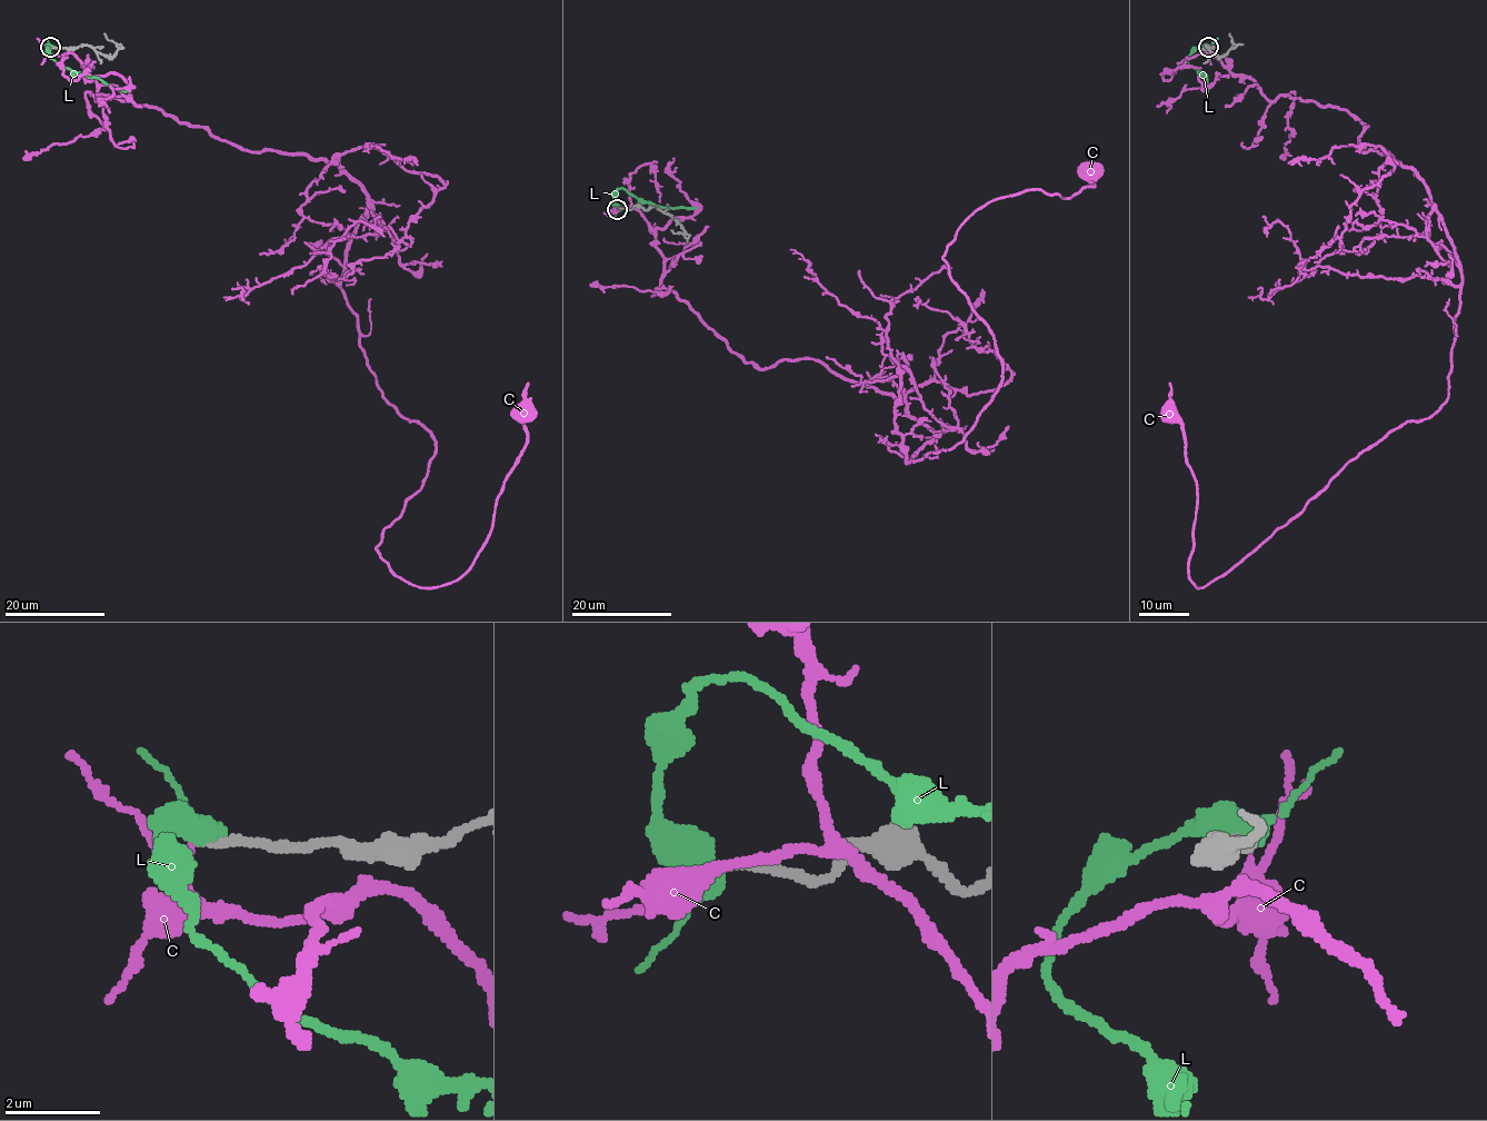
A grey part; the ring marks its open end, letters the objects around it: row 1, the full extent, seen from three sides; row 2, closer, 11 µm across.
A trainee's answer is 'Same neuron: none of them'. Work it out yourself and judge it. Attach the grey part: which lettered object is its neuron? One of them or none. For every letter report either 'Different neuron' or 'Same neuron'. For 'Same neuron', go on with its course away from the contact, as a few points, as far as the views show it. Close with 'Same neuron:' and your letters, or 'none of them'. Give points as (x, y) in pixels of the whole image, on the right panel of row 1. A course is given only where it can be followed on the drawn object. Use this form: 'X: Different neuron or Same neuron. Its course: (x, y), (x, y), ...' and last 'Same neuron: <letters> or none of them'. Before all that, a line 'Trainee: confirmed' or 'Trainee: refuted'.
Trainee: confirmed
C: Different neuron
L: Different neuron
Same neuron: none of them

